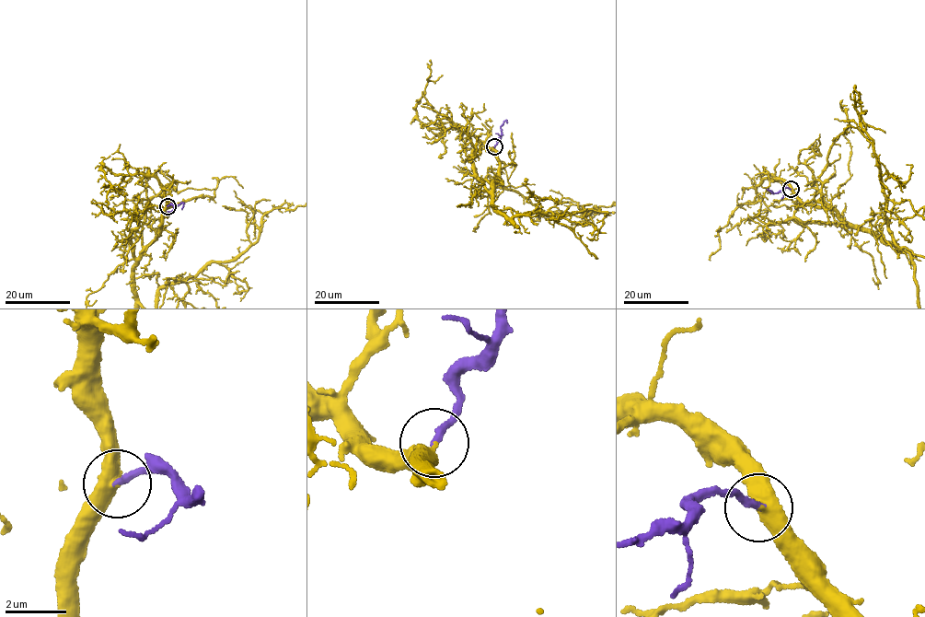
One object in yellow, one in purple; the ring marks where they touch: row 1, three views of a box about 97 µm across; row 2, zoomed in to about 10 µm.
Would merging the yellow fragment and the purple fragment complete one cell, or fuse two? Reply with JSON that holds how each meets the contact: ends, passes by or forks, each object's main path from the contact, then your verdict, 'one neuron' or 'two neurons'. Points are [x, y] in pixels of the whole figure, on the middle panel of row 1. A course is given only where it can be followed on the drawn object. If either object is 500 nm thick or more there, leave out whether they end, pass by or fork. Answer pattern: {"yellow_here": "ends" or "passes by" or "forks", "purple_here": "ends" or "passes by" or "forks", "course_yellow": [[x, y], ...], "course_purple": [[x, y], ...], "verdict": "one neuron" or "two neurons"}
{"yellow_here": "passes by", "purple_here": "ends", "course_purple": [[494, 146], [502, 135], [501, 129], [505, 121], [507, 122]], "verdict": "one neuron"}

